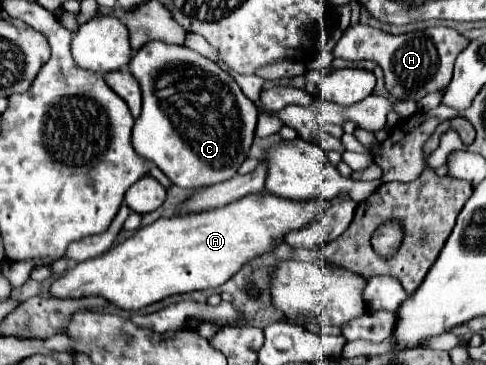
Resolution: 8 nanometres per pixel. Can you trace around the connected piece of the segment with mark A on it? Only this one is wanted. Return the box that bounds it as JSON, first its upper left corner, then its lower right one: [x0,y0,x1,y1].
[50,192,328,310]

